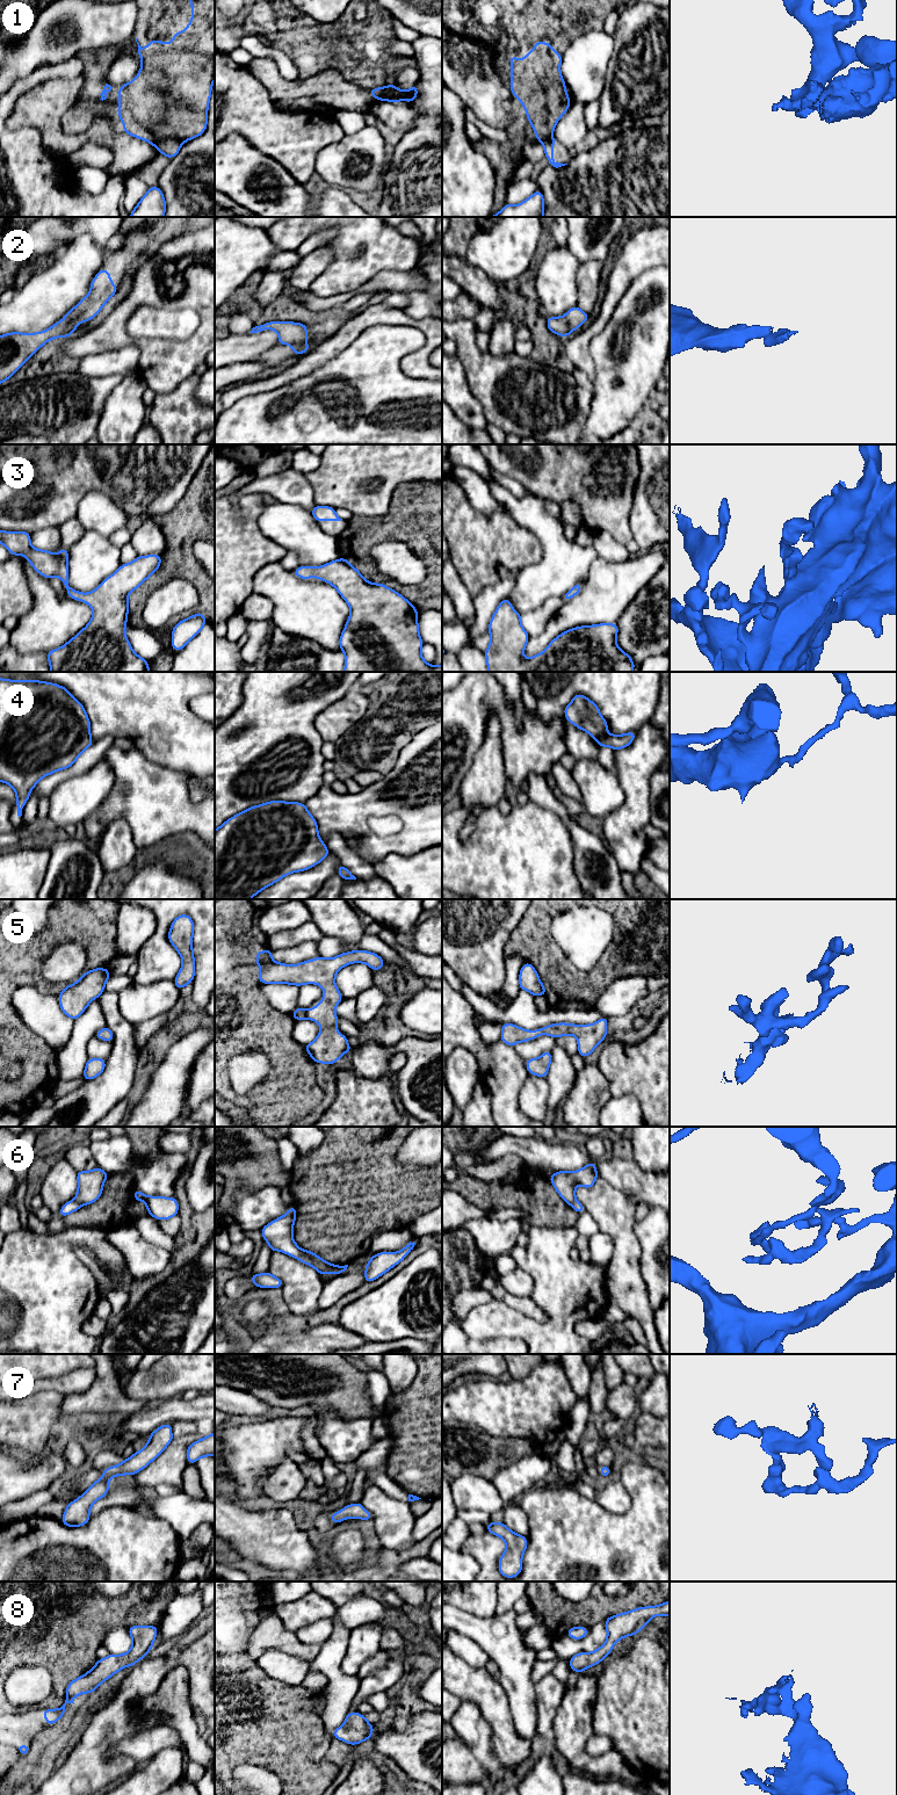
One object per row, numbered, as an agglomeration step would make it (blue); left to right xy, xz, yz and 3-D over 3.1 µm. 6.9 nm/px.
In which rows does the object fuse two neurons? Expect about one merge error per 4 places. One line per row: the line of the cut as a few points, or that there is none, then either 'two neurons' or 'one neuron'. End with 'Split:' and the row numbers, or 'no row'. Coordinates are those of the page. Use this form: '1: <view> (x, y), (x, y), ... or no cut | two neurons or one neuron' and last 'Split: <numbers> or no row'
1: xz (409, 98), (402, 92), (391, 92), (383, 99) | two neurons
2: no cut | one neuron
3: no cut | one neuron
4: no cut | one neuron
5: no cut | one neuron
6: xz (301, 1250), (312, 1265) | two neurons
7: no cut | one neuron
8: no cut | one neuron
Split: 1, 6

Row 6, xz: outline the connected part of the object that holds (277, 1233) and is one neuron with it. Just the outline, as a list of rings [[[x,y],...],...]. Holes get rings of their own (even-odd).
[[[291,1206],[285,1215],[268,1223],[260,1231],[263,1240],[269,1244],[272,1252],[283,1252],[309,1266],[312,1266],[312,1262],[302,1254],[302,1250],[292,1238],[296,1214],[296,1207]]]

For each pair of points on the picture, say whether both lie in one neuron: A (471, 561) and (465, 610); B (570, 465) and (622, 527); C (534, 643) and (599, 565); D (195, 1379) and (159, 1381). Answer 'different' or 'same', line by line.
A: different
B: same
C: same
D: same

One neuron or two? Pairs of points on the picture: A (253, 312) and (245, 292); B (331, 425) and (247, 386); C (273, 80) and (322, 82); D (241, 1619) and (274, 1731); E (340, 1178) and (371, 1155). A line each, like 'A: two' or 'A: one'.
A: one
B: two
C: one
D: one
E: one

